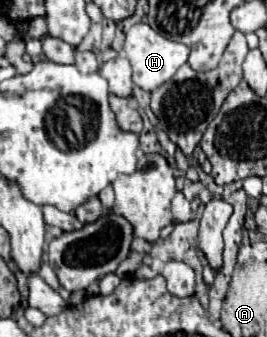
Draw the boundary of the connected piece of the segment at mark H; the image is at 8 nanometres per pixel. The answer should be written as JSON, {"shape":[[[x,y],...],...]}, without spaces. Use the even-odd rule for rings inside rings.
{"shape":[[[143,22],[135,24],[129,30],[123,52],[133,66],[133,82],[147,92],[153,92],[167,80],[171,80],[173,74],[179,70],[179,66],[183,66],[187,62],[187,56],[189,56],[189,48],[185,44],[163,38],[159,32],[155,32],[149,24],[143,24]]]}

